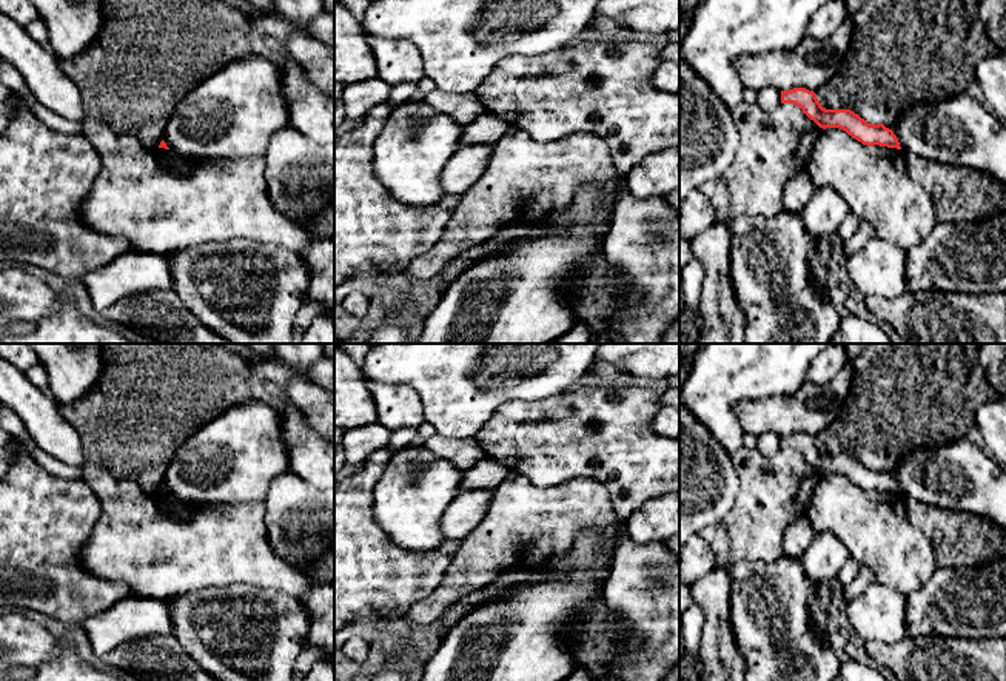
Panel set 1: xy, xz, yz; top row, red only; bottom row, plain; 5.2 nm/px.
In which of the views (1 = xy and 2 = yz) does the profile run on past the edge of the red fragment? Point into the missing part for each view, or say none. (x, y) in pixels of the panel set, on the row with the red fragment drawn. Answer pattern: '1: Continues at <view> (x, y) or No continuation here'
1: No continuation here
2: No continuation here

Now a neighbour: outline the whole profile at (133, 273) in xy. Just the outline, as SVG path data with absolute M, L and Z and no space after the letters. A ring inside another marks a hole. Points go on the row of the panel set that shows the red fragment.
M126 251L108 265L80 279L94 308L105 313L120 299L136 299L154 290L173 290L171 259L168 254Z

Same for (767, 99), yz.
M763 88L756 92L755 102L764 112L773 111L781 105L781 91L775 88Z

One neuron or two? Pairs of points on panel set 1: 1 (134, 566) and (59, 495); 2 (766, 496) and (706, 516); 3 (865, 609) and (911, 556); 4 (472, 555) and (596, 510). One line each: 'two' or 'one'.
1: two
2: two
3: two
4: one

